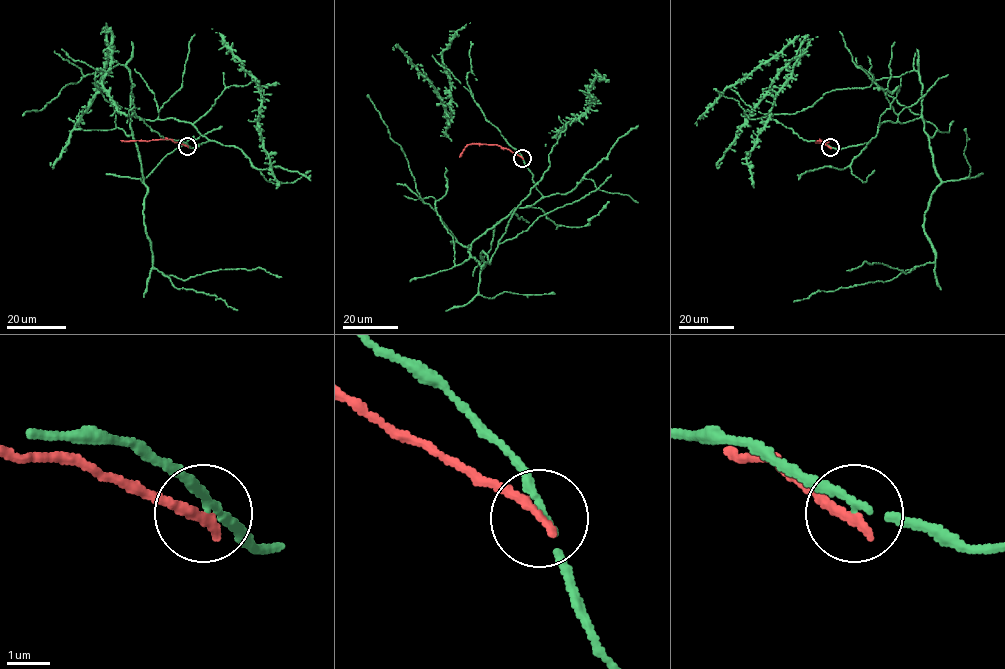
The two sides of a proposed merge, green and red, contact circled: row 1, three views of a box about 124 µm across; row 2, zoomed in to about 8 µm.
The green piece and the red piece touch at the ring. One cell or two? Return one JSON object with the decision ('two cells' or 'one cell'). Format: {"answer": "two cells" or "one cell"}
{"answer": "two cells"}

